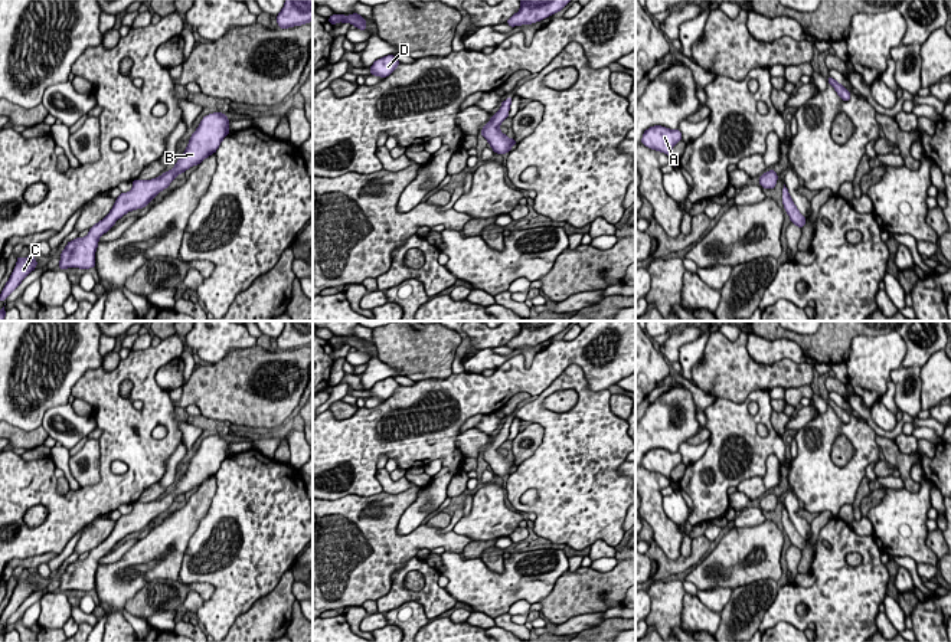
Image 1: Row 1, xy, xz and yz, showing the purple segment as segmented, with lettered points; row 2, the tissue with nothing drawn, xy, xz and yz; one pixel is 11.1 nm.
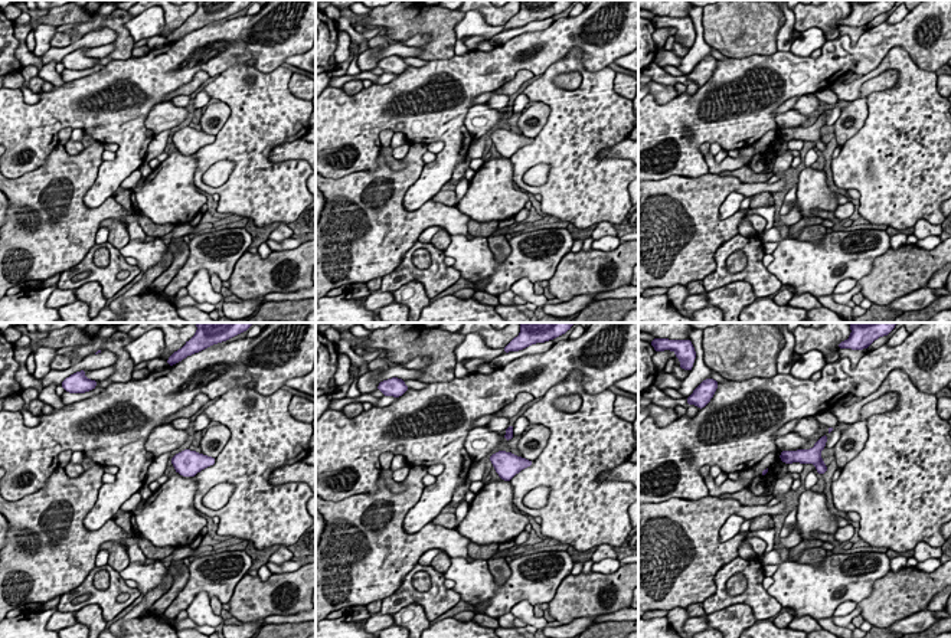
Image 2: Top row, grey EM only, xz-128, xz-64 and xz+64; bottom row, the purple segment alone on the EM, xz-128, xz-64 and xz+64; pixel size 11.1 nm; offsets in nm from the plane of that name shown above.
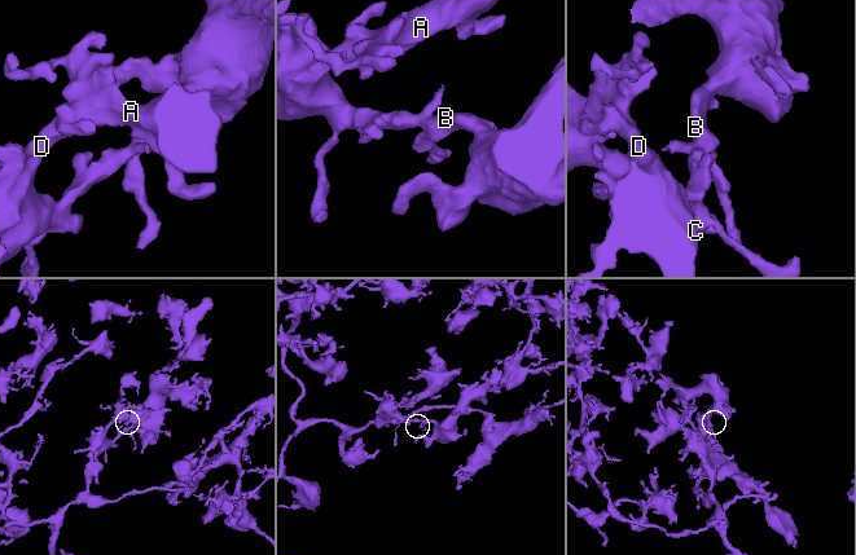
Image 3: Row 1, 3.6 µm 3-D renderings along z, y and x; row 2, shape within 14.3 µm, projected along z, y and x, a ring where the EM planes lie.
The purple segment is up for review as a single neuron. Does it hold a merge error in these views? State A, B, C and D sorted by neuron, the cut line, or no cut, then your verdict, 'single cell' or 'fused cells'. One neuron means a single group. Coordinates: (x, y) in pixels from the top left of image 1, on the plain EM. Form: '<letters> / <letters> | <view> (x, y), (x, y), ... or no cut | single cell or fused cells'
A B C D | no cut | single cell

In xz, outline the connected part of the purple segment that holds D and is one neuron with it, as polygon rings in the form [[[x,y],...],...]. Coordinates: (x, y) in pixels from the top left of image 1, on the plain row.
[[[393,377],[383,379],[373,384],[370,389],[370,397],[386,400],[396,392],[398,387],[399,383]]]

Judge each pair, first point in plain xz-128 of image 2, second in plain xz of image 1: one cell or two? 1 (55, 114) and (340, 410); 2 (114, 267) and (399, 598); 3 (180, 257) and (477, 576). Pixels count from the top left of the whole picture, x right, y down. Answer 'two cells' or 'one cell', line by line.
1: two cells
2: one cell
3: two cells

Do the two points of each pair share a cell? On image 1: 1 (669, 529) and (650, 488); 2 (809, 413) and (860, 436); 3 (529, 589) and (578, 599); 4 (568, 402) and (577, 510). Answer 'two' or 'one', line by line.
1: one
2: two
3: two
4: two

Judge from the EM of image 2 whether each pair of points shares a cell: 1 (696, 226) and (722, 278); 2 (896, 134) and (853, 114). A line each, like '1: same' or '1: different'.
1: different
2: different

